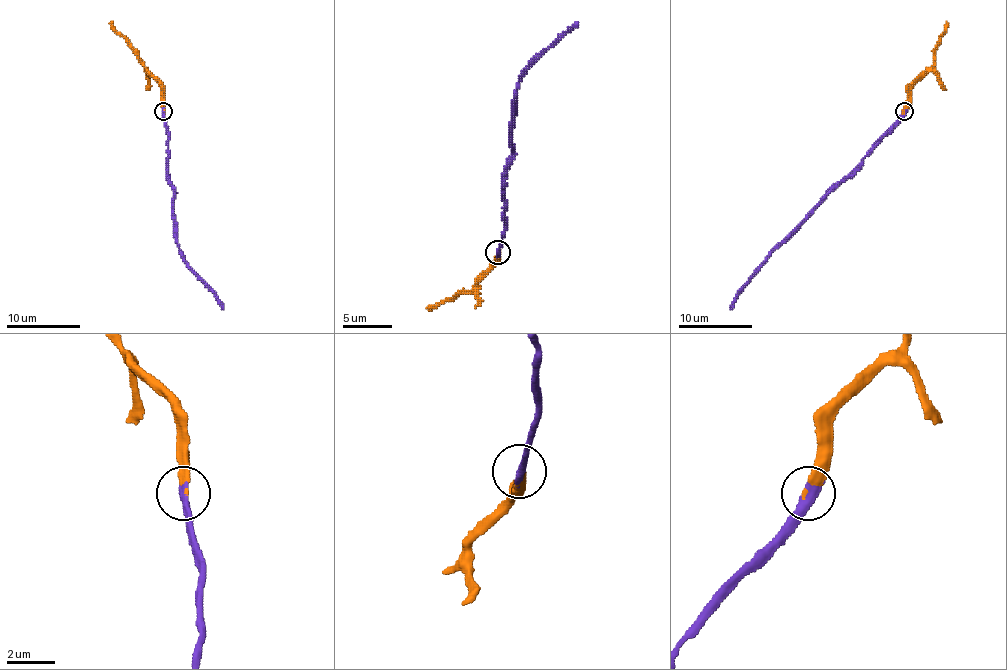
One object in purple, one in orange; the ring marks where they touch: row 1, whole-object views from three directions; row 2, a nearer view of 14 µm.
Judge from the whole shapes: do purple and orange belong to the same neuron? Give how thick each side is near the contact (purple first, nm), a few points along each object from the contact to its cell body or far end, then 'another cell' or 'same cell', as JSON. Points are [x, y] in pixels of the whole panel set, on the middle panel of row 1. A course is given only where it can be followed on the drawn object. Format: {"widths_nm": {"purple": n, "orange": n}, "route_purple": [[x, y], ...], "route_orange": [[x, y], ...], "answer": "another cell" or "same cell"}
{"widths_nm": {"purple": 440, "orange": 280}, "route_purple": [[497, 252], [504, 222], [504, 166], [512, 154], [512, 100], [519, 78], [578, 22]], "route_orange": [[499, 252], [499, 256], [470, 291], [460, 291], [429, 308]], "answer": "same cell"}

